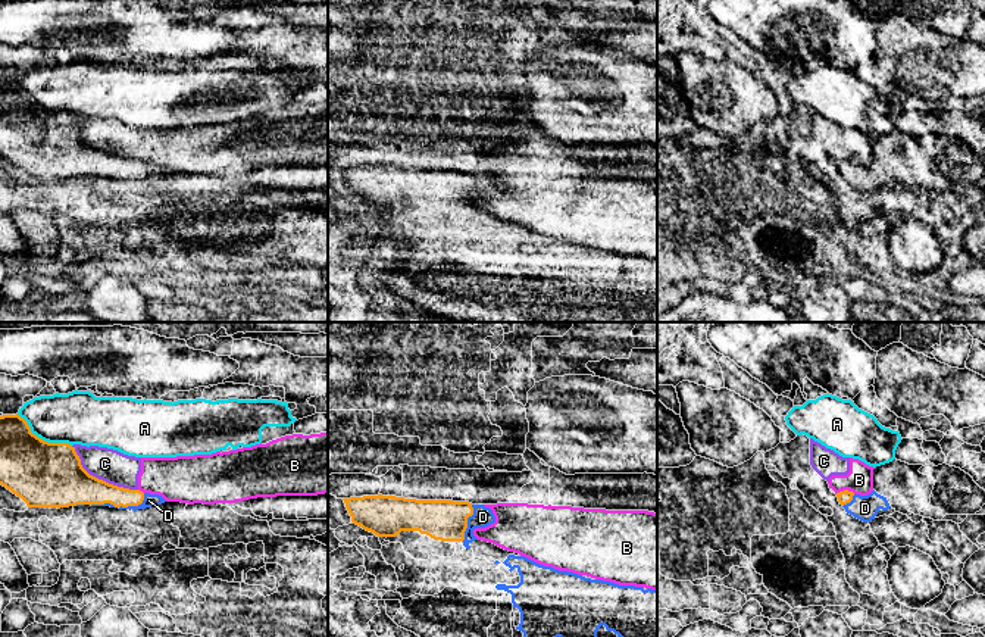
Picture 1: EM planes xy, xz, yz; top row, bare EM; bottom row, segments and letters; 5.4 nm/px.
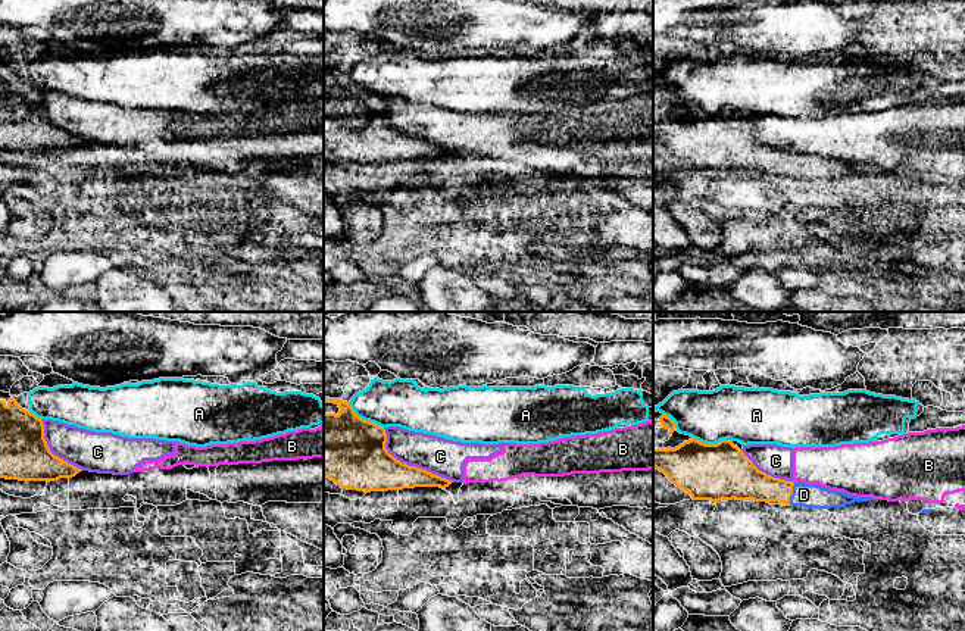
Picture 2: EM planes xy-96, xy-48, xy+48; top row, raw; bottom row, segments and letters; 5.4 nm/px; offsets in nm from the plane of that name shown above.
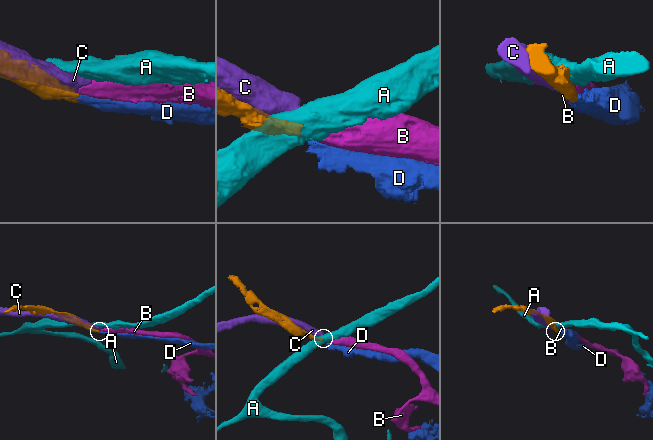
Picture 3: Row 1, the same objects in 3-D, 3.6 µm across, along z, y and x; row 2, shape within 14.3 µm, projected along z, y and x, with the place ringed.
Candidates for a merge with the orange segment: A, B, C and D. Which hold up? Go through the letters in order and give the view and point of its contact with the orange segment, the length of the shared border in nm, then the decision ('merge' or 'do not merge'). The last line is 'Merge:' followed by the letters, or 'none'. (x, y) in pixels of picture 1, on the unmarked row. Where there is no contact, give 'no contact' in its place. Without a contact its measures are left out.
A: xy (40, 109) | 360 nm | do not merge
B: yz (846, 161) | 110 nm | do not merge
C: xy (100, 150) | 440 nm | do not merge
D: xz (466, 194) | 220 nm | merge
Merge: D

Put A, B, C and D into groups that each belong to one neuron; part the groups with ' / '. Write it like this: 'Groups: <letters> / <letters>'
Groups: A / B C / D

